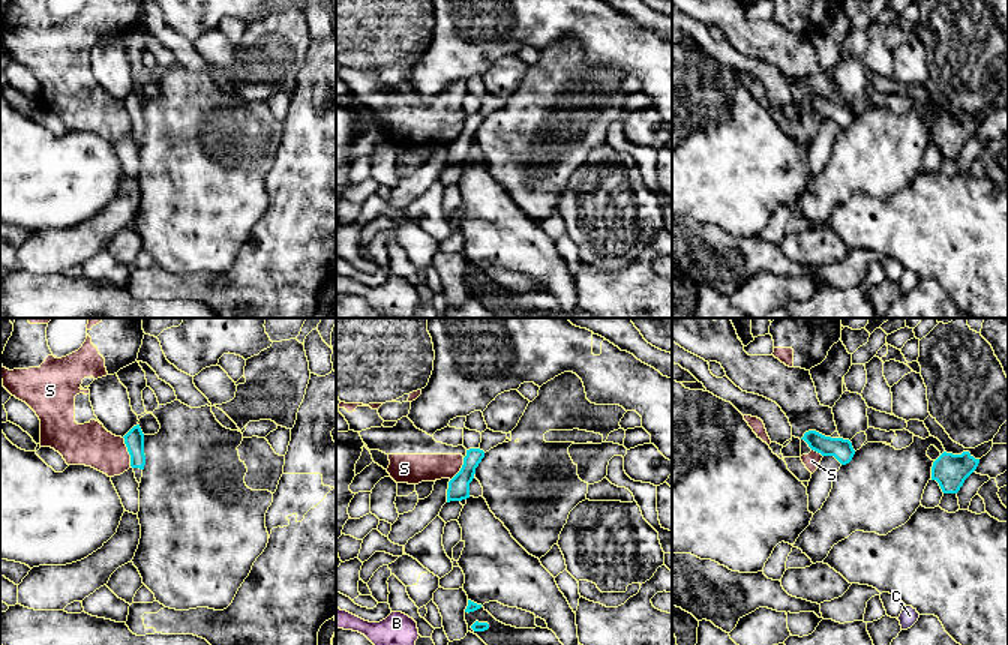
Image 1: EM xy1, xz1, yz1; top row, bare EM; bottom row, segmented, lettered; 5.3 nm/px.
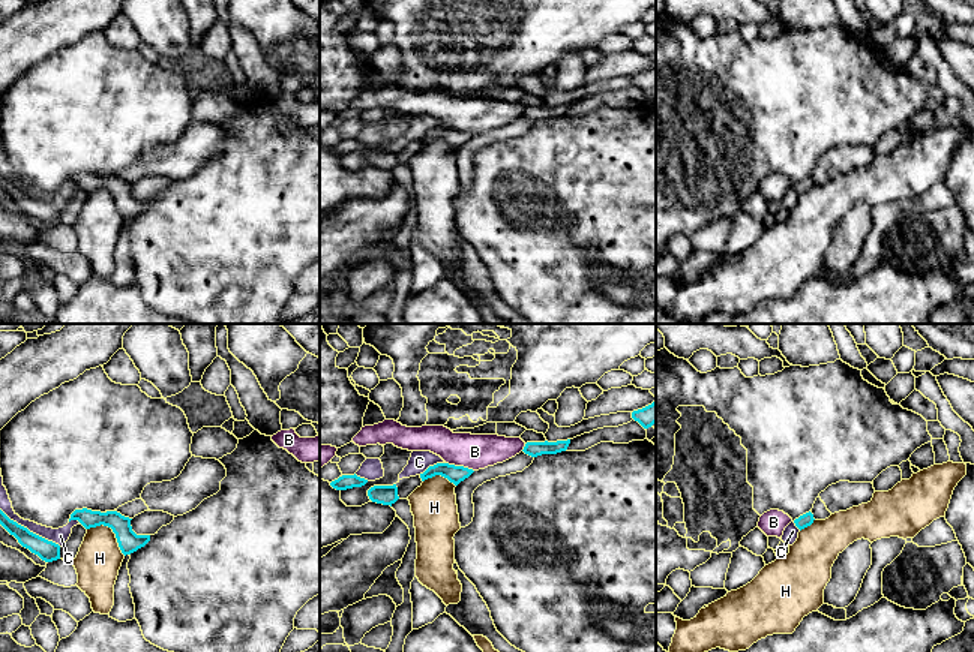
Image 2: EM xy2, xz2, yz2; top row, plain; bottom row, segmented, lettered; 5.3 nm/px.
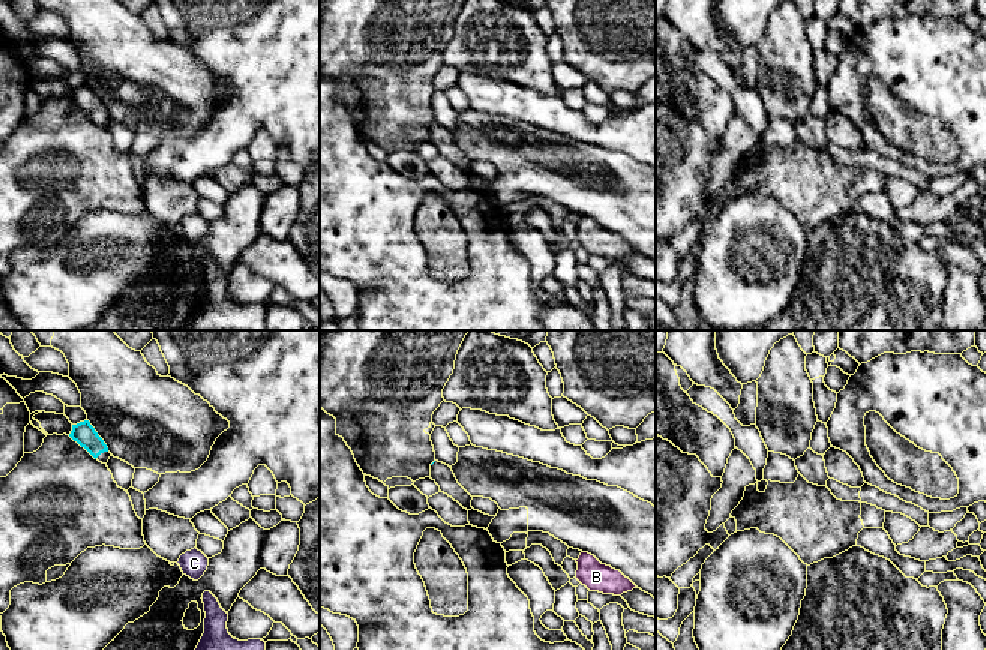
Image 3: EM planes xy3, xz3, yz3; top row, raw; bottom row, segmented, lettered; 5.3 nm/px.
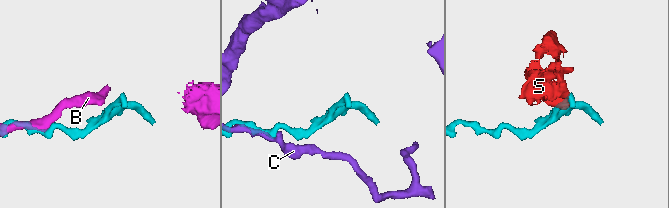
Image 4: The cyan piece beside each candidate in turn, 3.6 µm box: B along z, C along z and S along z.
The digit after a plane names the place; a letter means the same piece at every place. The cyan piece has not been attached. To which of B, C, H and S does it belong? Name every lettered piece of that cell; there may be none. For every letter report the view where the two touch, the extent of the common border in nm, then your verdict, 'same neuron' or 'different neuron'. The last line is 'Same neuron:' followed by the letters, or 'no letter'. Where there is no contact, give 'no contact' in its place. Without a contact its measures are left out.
B: xz2 | 160 nm | different neuron
C: xy2 | 380 nm | different neuron
H: xy2 | 260 nm | different neuron
S: xy1 | 170 nm | different neuron
Same neuron: no letter

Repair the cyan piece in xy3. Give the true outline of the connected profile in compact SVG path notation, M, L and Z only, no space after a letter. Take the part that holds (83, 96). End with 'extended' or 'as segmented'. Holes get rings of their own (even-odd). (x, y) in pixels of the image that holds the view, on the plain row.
M89 84L72 89L69 101L84 111L95 123L107 128L111 117Z; extended

